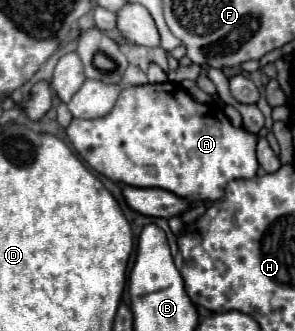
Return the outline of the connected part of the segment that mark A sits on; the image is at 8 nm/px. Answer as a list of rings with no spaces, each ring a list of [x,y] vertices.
[[[144,84],[122,90],[114,110],[96,120],[74,118],[66,128],[70,144],[86,165],[114,182],[134,188],[164,188],[190,200],[222,200],[226,182],[234,178],[254,178],[258,172],[256,140],[246,128],[236,128],[216,104],[198,104],[180,84]]]

